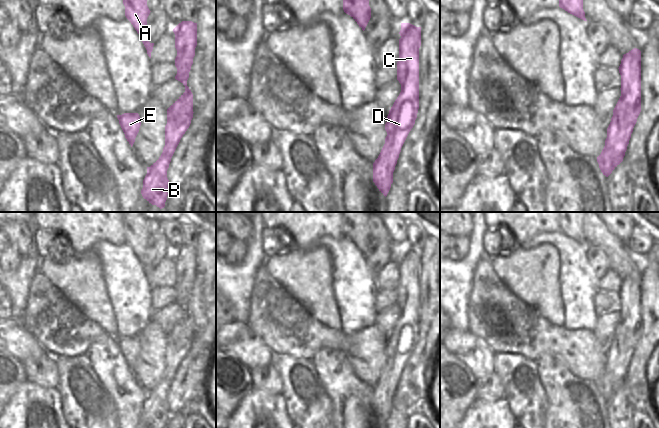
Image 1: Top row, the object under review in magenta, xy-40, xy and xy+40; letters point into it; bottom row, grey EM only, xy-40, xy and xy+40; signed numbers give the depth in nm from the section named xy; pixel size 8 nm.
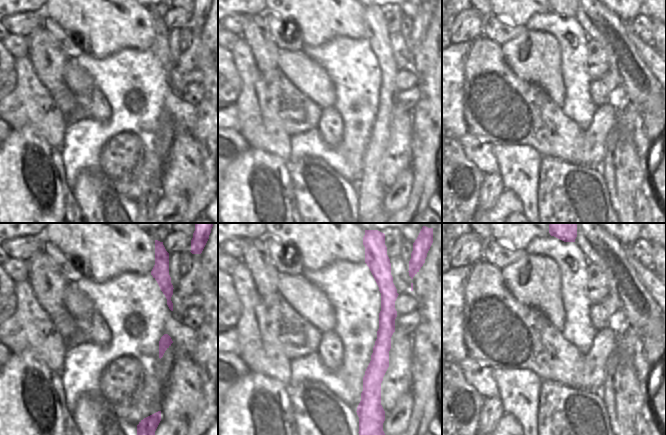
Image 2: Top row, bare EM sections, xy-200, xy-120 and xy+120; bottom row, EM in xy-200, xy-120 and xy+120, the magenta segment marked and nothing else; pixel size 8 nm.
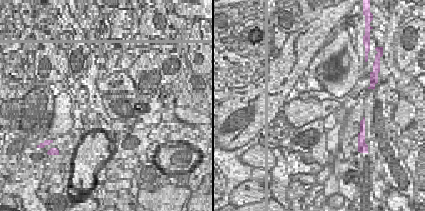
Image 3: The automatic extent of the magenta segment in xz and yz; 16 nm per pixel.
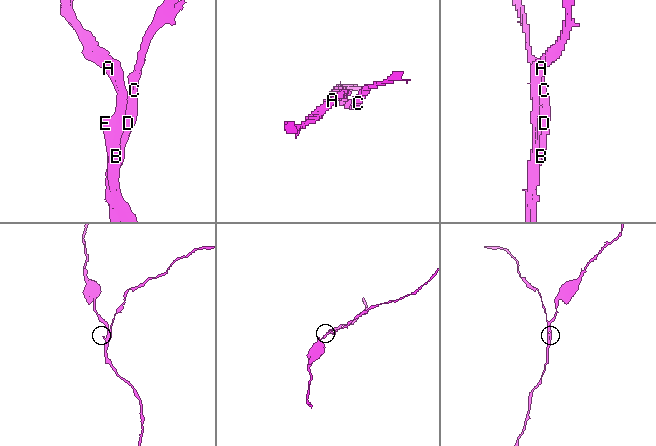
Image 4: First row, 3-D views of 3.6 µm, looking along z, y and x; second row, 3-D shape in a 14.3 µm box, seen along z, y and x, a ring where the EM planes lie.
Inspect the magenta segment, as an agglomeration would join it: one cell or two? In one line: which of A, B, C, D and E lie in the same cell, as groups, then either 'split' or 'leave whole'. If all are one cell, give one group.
A B E / C D; split

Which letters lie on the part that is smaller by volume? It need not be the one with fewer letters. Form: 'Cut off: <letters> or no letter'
Cut off: C, D

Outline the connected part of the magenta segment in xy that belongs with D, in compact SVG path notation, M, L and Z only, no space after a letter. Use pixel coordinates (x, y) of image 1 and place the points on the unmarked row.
M401 247L399 256L399 284L397 286L397 304L401 308L401 316L389 334L385 354L387 360L378 383L387 385L387 396L393 397L401 372L415 348L419 333L419 272L421 270L421 251L410 247Z

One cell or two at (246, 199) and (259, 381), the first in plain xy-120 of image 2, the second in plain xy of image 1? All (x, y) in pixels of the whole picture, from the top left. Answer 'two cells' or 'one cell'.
two cells

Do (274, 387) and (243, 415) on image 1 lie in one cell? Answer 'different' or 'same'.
different

